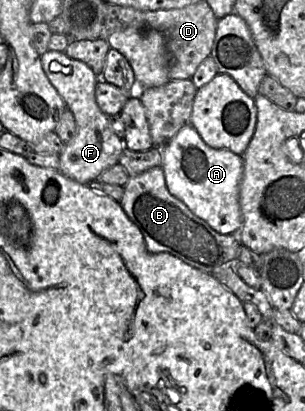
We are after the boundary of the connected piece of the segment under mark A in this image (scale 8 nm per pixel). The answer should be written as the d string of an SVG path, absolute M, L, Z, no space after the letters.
M191 125L181 128L162 150L162 170L168 191L182 201L197 217L220 234L237 234L242 226L239 187L243 174L243 158L226 149L214 149L205 144Z

